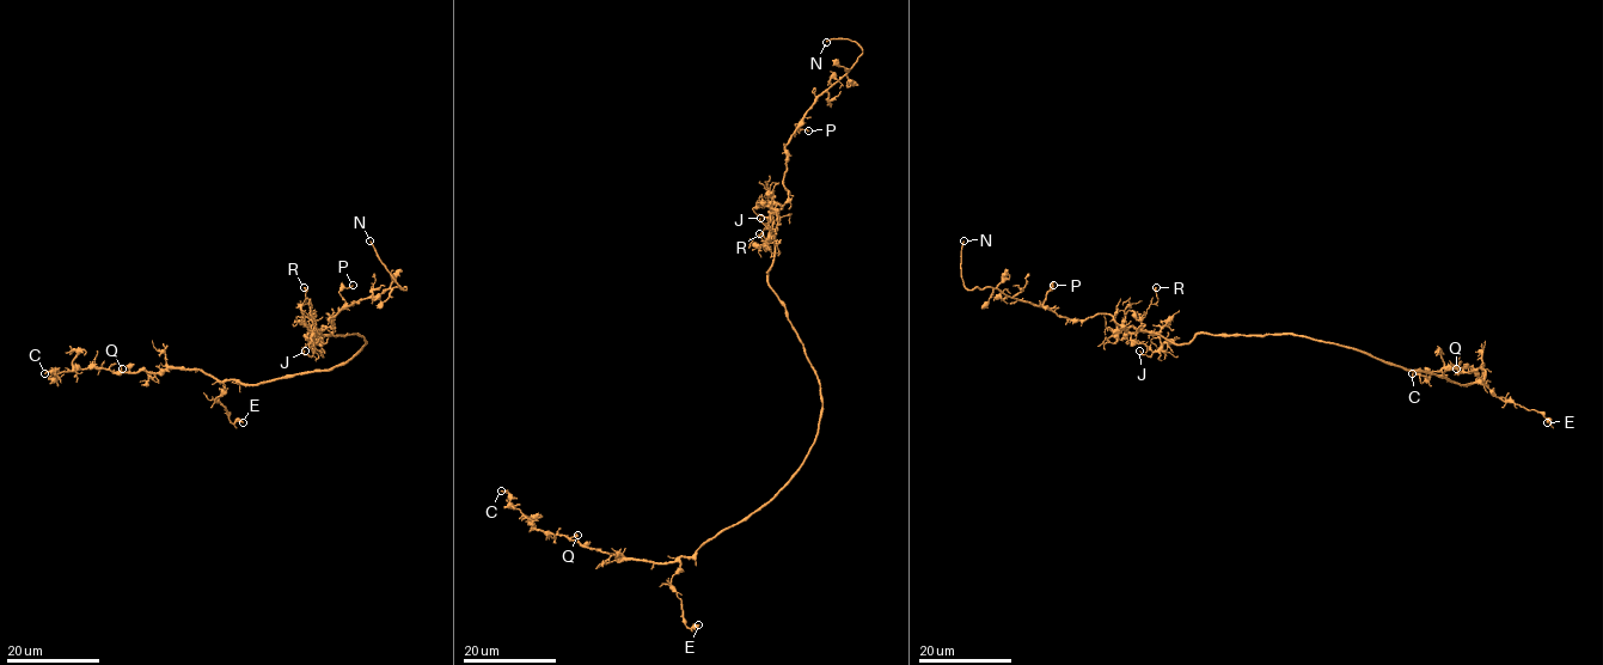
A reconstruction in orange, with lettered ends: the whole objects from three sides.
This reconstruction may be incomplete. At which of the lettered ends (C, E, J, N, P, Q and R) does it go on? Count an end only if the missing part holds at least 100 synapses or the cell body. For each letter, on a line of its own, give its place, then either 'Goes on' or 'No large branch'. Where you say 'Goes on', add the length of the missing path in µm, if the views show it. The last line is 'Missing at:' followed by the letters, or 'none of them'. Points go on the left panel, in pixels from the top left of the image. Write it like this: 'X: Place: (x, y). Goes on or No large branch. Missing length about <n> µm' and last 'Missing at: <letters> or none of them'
C: Place: (44, 373). No large branch
E: Place: (243, 422). No large branch
J: Place: (305, 351). No large branch
N: Place: (369, 241). Goes on. Missing length about 20 µm
P: Place: (353, 285). No large branch
Q: Place: (122, 368). No large branch
R: Place: (304, 287). No large branch
Missing at: N

